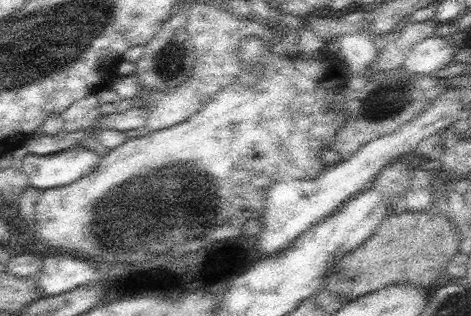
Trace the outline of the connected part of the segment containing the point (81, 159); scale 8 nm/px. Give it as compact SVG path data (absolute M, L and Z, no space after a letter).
M76 145L48 156L27 152L21 160L21 165L29 178L30 186L46 190L72 184L82 176L90 174L101 157L94 149Z

